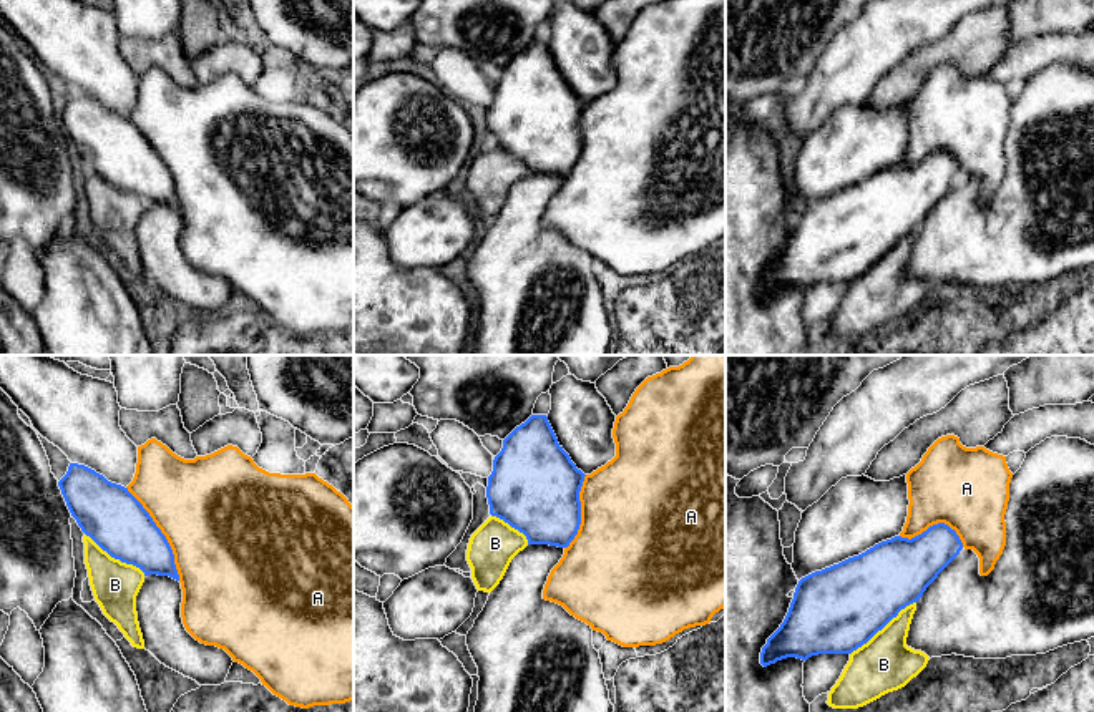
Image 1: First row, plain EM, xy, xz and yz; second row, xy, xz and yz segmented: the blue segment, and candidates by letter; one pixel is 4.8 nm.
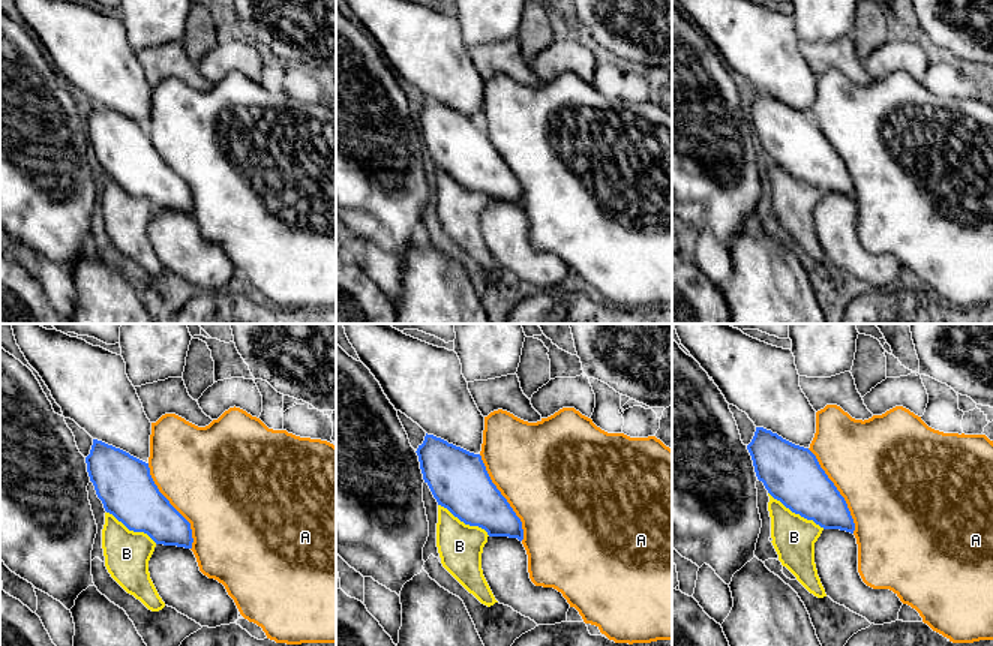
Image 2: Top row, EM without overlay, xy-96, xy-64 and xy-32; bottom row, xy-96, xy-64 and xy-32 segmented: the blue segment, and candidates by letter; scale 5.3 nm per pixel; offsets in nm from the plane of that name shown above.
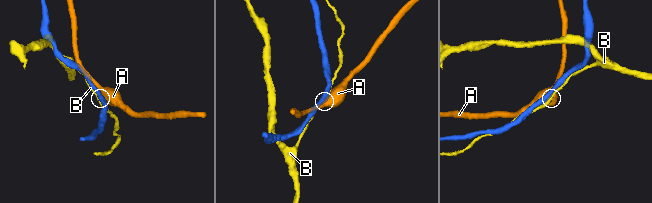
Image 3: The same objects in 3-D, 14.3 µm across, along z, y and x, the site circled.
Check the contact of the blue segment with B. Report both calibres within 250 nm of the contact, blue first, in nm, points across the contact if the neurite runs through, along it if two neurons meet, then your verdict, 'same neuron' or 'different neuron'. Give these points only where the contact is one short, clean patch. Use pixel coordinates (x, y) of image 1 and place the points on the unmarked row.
420/280 nm | different neuron

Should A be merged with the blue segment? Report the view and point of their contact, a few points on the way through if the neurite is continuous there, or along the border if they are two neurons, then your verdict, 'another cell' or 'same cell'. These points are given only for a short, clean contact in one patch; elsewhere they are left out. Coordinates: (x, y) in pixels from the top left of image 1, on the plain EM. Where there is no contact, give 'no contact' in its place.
xy (161, 161) | another cell

